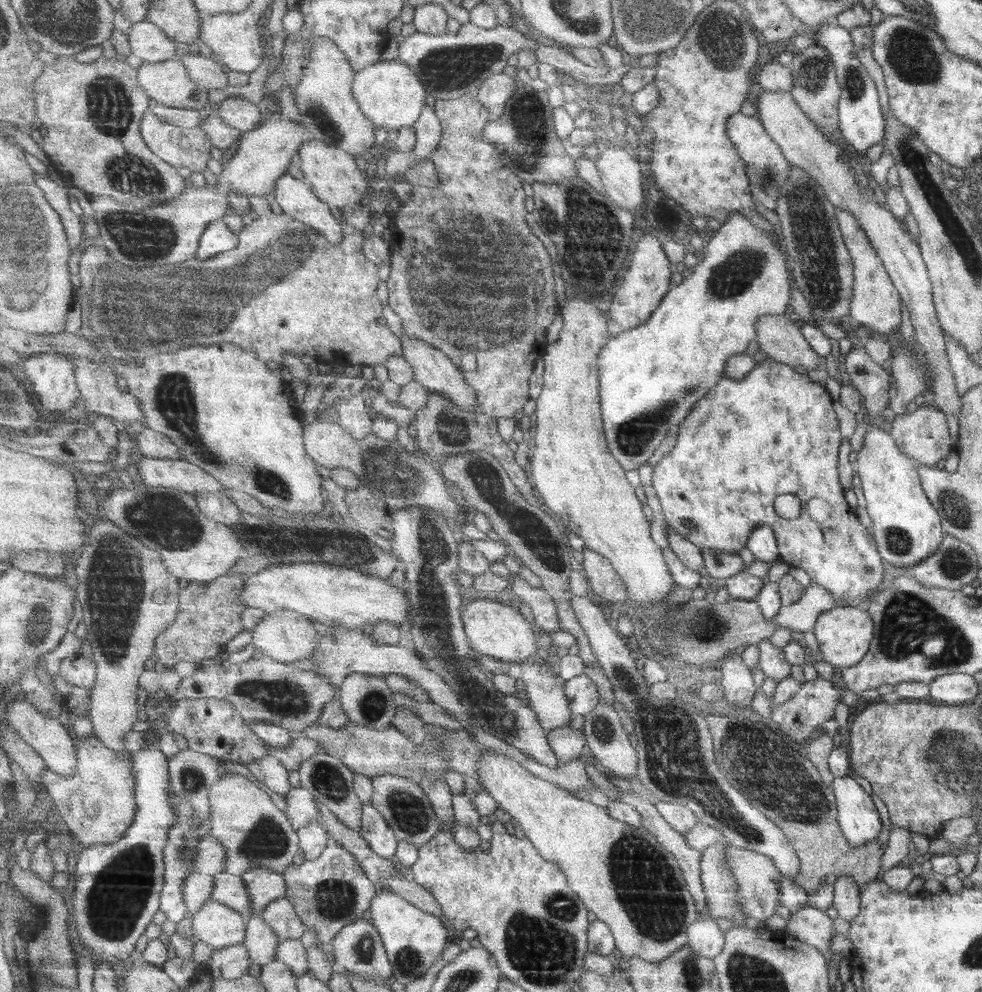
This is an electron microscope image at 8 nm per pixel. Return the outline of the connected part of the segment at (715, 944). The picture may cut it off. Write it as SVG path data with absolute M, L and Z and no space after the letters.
M701 918L692 922L688 928L688 937L691 949L705 958L713 959L722 952L724 933L711 918Z

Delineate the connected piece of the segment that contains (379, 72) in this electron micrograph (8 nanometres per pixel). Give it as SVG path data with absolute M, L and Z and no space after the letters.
M399 59L379 61L367 66L357 74L353 81L353 95L356 96L361 110L376 124L386 130L413 127L427 104L428 88L421 83L416 72Z

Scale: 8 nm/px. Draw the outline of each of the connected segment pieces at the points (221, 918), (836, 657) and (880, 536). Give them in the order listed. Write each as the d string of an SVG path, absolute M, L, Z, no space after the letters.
M213 899L194 914L193 928L198 940L215 951L244 944L248 930L247 919L242 914Z
M835 606L819 613L812 632L817 640L816 648L821 651L821 657L828 667L842 669L857 664L867 652L873 637L873 624L869 613L863 607Z
M868 422L862 446L854 452L852 461L860 480L862 496L865 500L864 508L871 520L871 528L869 529L871 537L877 554L886 566L909 568L934 554L944 536L940 528L939 516L921 490L915 463L895 446L892 436L889 436L884 425Z

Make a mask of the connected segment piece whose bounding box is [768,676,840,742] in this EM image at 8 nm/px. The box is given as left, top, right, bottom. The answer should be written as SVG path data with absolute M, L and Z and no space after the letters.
M817 676L813 680L800 683L799 690L783 704L771 705L772 711L769 724L787 740L803 742L809 739L815 726L823 724L833 717L835 704L840 700L840 689L835 687L828 678Z

